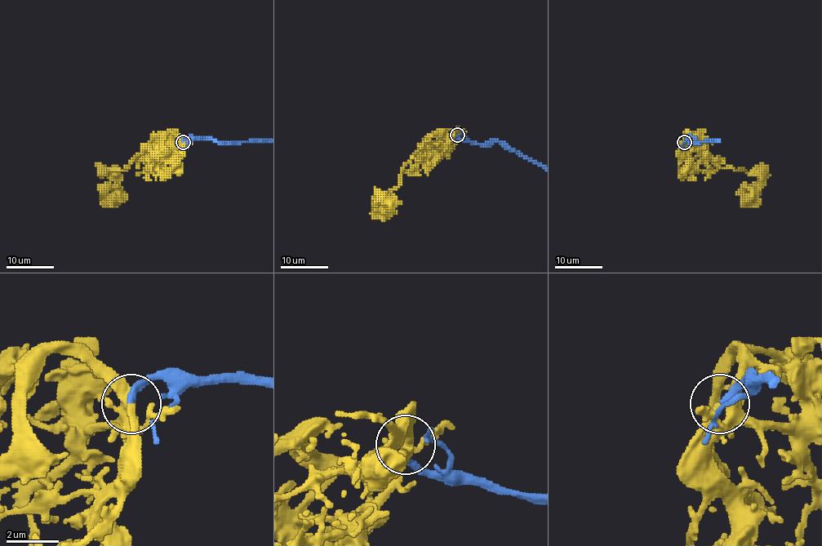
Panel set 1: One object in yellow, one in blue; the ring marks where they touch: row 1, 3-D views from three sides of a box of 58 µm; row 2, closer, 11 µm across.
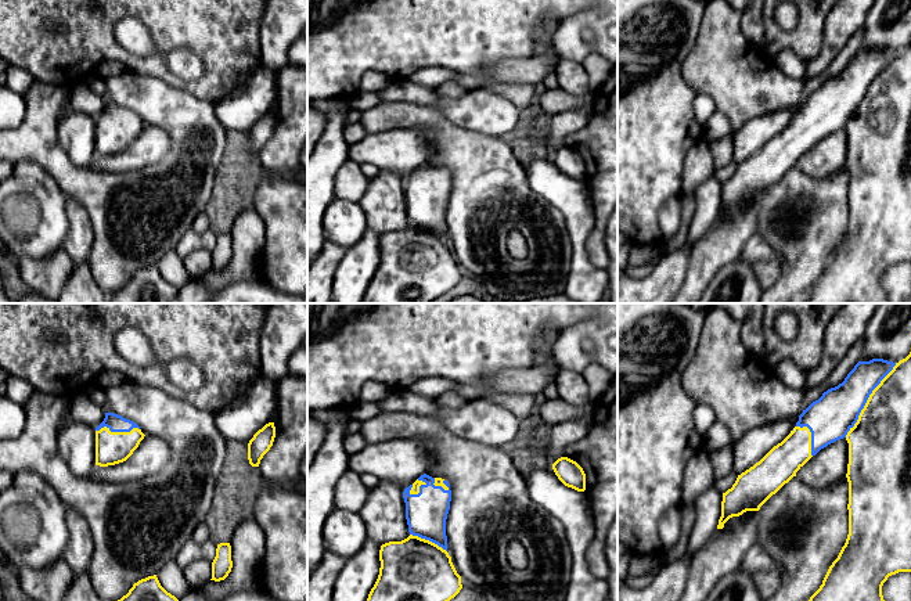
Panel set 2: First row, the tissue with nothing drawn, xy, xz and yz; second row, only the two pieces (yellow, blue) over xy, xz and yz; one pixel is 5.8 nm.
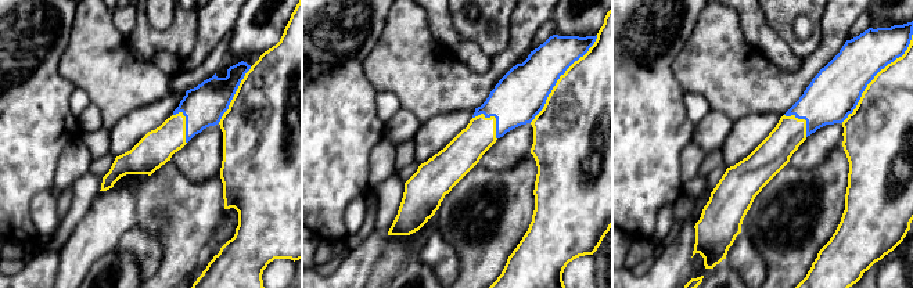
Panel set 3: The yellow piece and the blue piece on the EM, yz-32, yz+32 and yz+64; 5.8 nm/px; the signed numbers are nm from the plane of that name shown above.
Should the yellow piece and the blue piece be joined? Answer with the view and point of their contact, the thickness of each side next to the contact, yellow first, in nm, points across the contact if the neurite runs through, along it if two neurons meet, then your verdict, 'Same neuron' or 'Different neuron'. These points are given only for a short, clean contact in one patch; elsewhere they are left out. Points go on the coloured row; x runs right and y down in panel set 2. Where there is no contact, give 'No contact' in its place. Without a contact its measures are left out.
Touches yellow at yz (867, 400). Thickness 360 nm (yellow) against 260 nm. Same neuron

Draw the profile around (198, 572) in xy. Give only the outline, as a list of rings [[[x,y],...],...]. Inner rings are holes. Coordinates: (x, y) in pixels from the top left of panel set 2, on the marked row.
[[[192,559],[184,569],[184,577],[191,589],[201,589],[212,579],[212,564],[206,559]]]

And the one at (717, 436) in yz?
[[[719,420],[707,429],[707,432],[702,436],[702,450],[706,453],[713,453],[721,450],[727,446],[732,446],[732,435],[727,425]]]

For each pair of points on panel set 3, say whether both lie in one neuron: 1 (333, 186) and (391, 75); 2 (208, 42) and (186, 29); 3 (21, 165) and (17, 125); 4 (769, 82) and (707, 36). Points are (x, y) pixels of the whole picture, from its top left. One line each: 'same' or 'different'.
1: different
2: different
3: same
4: same

